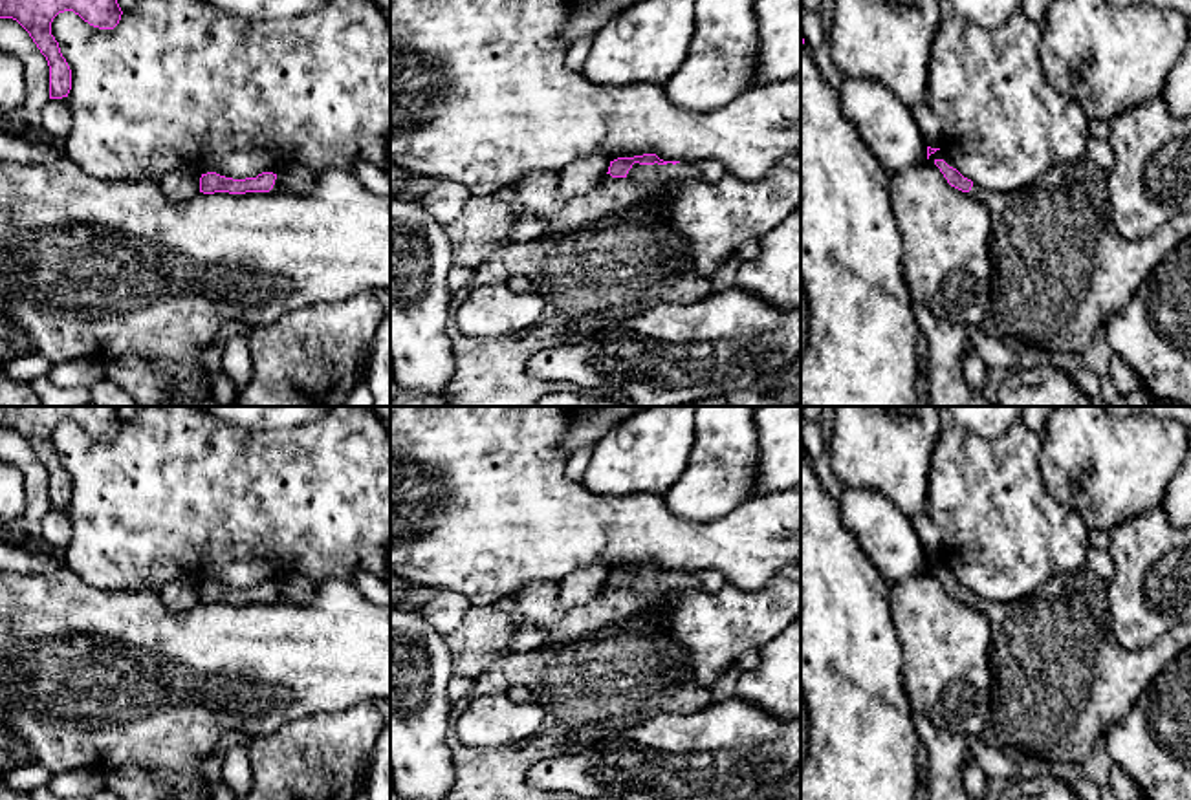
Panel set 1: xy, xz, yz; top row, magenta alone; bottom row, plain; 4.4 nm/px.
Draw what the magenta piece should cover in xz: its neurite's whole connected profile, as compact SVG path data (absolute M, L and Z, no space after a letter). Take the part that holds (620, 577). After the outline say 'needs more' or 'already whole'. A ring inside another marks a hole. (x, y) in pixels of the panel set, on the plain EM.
M643 564L643 566L634 566L634 568L617 568L610 571L608 582L612 588L627 588L628 580L632 578L634 573L639 575L667 575L667 573L680 573L680 571L663 571L656 564Z | already whole

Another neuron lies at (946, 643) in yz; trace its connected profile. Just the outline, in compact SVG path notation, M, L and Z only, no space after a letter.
M929 569L889 589L889 600L912 710L953 734L978 736L991 721L989 619L951 597Z

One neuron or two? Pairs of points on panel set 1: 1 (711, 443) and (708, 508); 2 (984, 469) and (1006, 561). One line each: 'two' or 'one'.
1: one
2: one

